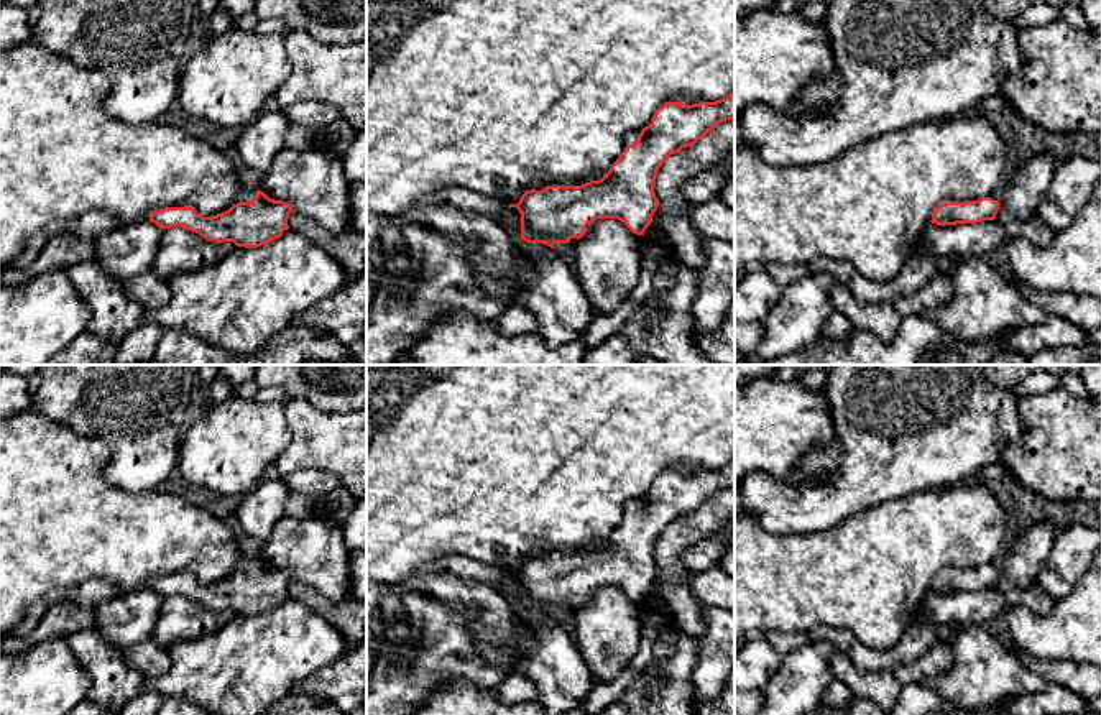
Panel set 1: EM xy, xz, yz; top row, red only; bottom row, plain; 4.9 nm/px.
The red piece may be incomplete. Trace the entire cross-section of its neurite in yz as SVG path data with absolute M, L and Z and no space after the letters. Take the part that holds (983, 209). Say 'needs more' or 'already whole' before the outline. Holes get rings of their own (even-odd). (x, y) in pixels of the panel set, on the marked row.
needs more; M999 196L981 197L978 201L948 199L932 214L932 224L956 225L994 220L999 210Z

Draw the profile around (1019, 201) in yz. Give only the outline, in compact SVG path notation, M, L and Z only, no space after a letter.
M1029 153L1014 179L999 192L996 220L1007 225L1037 217L1037 209L1053 178L1057 158L1052 153Z

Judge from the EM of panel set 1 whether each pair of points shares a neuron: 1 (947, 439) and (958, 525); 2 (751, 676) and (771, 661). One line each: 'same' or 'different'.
1: different
2: same

